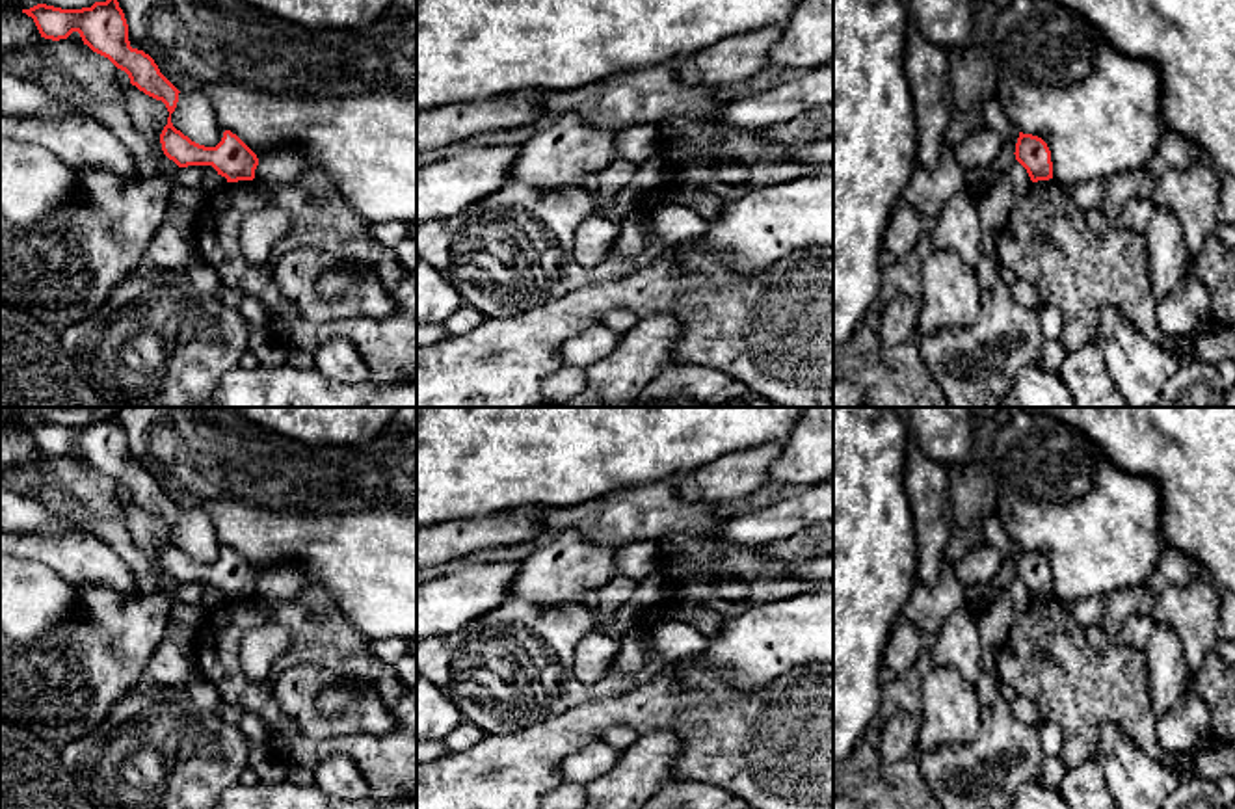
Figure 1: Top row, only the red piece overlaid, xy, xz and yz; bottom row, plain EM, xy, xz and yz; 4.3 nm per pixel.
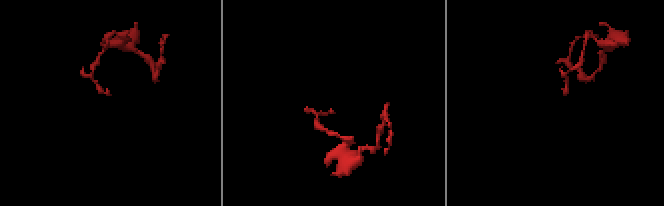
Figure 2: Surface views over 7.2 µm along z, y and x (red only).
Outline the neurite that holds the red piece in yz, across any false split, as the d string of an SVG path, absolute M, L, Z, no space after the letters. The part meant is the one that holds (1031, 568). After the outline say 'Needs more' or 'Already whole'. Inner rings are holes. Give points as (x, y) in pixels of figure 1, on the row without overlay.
M1019 549L1014 571L1032 599L1053 595L1051 567L1042 554Z. Already whole

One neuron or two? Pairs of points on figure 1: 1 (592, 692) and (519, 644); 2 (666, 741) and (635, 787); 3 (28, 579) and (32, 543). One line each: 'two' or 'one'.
1: one
2: one
3: two

